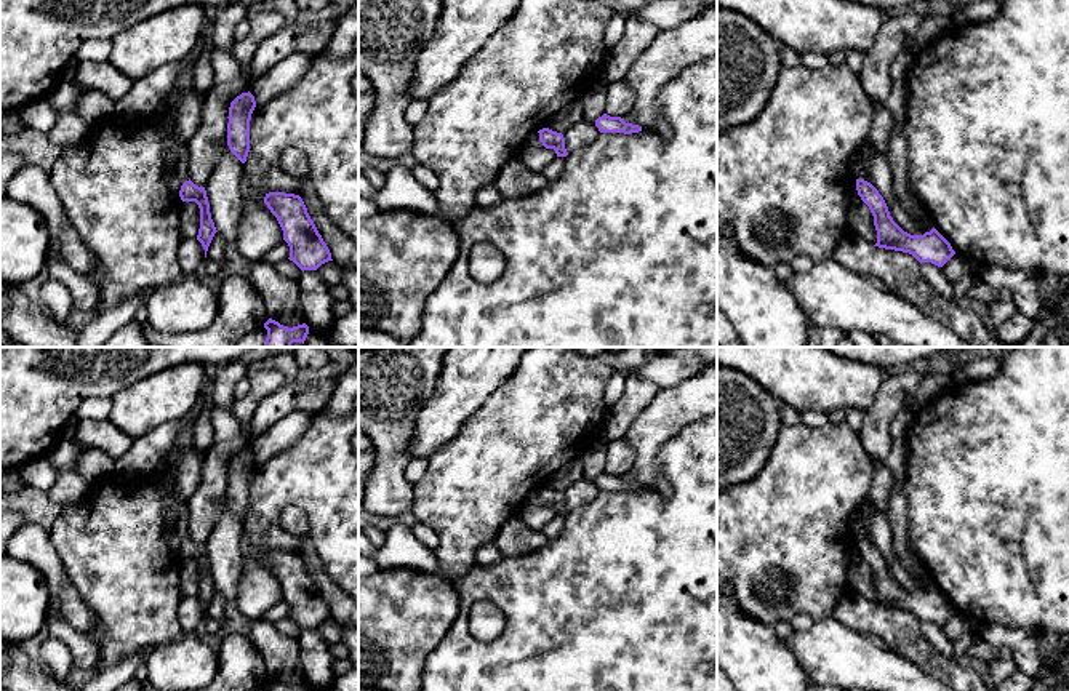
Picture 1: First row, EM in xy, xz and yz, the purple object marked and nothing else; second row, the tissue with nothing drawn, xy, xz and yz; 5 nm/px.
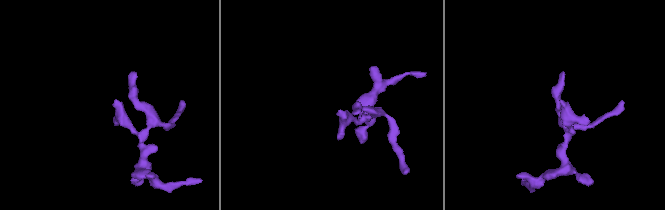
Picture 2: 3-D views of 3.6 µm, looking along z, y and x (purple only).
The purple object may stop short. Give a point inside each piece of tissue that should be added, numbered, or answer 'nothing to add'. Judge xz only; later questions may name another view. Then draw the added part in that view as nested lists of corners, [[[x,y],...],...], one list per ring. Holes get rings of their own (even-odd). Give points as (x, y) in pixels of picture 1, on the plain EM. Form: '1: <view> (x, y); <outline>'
1: xz (533, 499); [[[533,491],[526,501],[523,502],[523,507],[534,509],[534,507],[543,507],[543,501],[539,499],[539,491]]]

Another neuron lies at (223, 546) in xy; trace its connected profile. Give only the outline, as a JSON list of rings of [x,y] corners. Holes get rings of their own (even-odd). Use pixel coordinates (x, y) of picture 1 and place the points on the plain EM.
[[[227,497],[206,542],[211,577],[216,589],[227,601],[235,603],[238,581],[242,576],[242,541],[243,521],[230,510]]]

